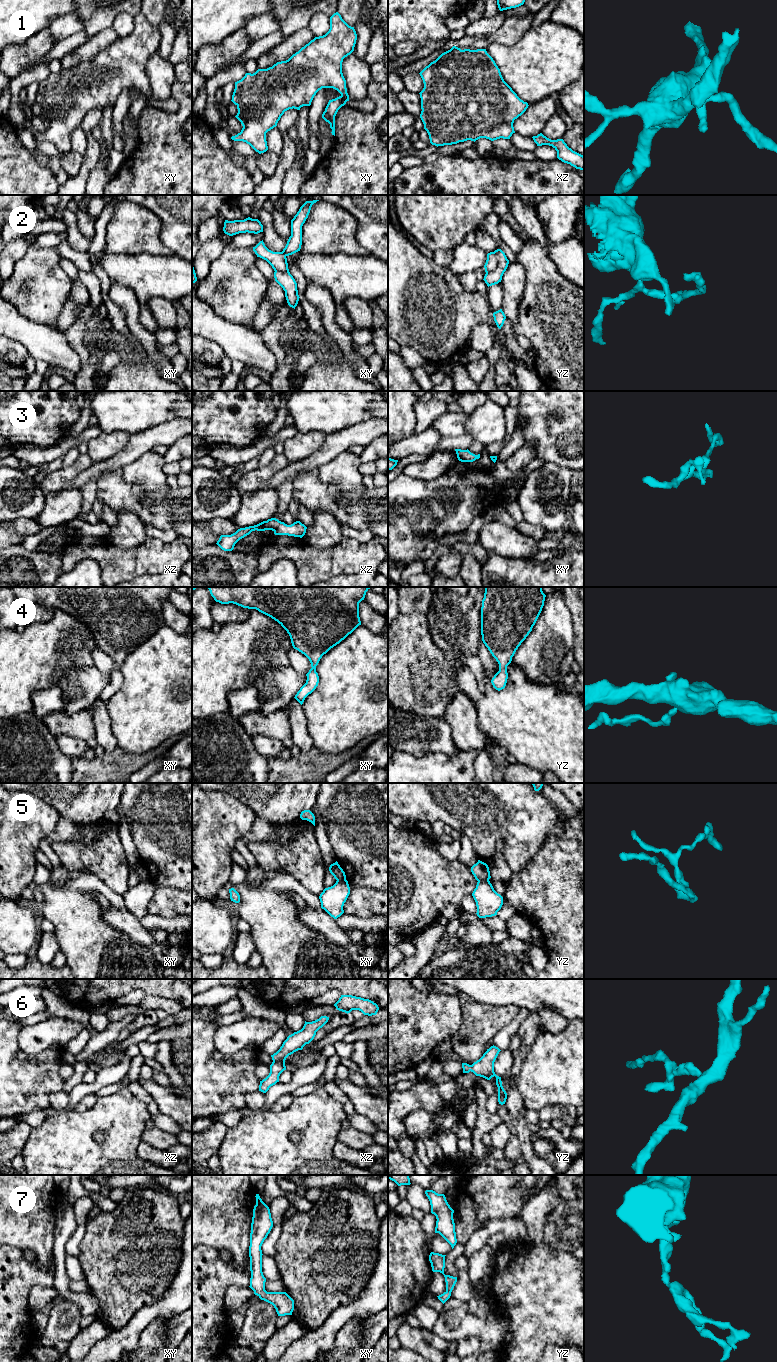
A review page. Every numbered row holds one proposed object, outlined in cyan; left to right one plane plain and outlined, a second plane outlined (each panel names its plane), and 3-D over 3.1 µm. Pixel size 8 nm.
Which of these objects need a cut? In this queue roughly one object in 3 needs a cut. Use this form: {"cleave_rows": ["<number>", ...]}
{"cleave_rows": ["2", "5"]}

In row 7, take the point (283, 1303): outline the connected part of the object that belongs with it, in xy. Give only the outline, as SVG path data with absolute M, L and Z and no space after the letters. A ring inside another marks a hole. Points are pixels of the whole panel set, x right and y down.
M256 1194L256 1205L253 1209L253 1217L250 1233L250 1288L261 1300L274 1306L278 1316L292 1315L294 1300L286 1292L267 1292L265 1290L266 1278L262 1272L261 1246L273 1227L273 1221L269 1207Z

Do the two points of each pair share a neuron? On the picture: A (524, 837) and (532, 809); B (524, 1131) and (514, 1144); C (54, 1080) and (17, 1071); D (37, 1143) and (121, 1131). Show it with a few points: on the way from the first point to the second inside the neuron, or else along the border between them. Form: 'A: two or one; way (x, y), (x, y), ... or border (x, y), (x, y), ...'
A: one; way (524, 830), (524, 819), (527, 816)
B: two; border (513, 1131), (519, 1141), (521, 1154)
C: one; way (45, 1079), (26, 1078)
D: one; way (58, 1143), (64, 1143), (83, 1126), (100, 1126)

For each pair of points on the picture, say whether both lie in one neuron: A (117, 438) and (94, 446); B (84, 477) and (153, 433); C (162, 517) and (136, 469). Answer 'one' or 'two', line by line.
A: one
B: one
C: two

